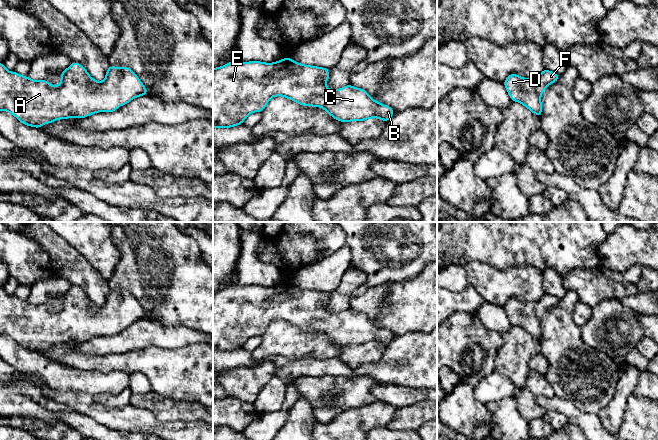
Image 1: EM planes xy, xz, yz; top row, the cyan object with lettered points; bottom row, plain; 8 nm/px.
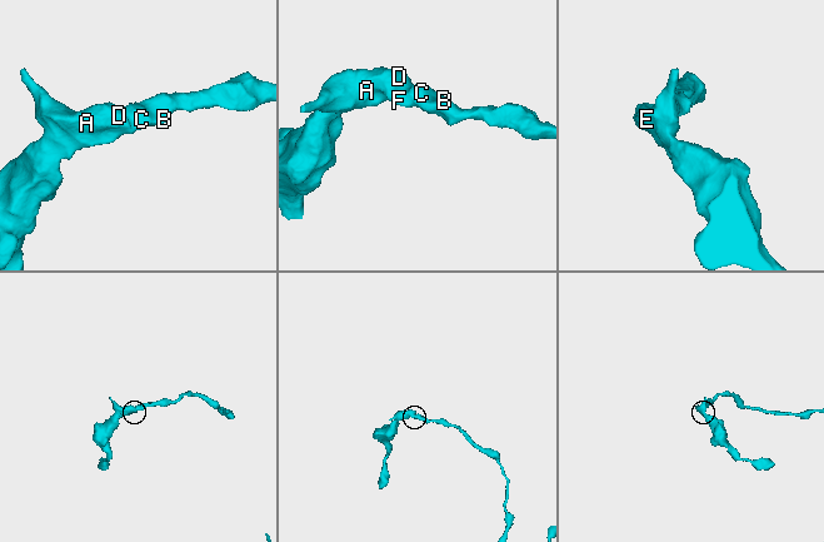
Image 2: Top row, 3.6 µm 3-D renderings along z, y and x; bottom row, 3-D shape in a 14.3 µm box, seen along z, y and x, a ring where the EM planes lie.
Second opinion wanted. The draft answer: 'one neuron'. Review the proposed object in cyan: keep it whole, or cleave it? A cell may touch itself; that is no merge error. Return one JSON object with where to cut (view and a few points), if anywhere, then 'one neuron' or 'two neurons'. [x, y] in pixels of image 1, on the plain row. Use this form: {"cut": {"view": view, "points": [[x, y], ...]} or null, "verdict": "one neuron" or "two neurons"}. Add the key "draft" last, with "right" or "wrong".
{"cut": null, "verdict": "one neuron", "draft": "right"}

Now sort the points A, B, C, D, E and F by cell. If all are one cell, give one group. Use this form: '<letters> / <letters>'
A B C D E F

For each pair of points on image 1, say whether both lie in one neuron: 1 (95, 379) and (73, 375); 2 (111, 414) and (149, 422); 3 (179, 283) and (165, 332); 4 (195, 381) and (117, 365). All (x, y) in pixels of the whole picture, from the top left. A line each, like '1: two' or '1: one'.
1: one
2: one
3: two
4: one

